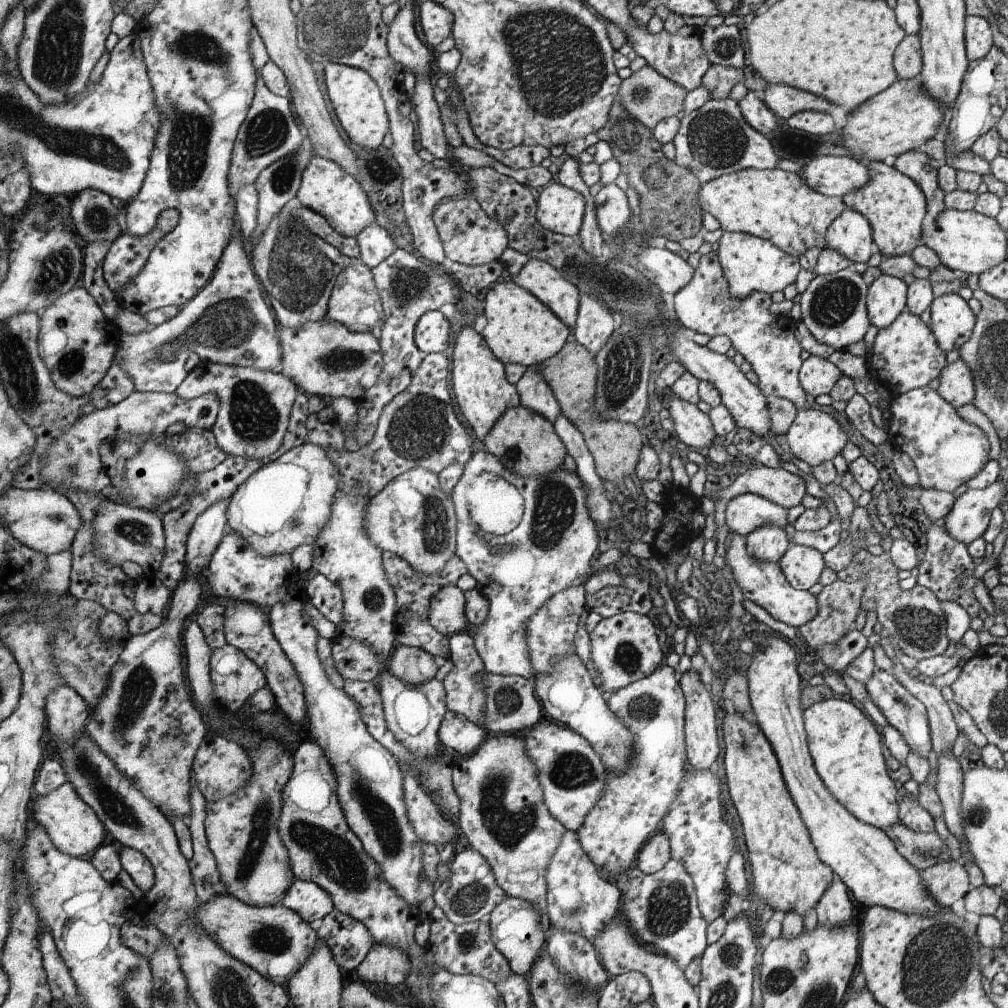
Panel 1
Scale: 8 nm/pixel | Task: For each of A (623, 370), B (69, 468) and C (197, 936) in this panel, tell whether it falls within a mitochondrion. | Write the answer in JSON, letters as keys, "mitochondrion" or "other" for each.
{"A":"mitochondrion","B":"mitochondrion","C":"other"}

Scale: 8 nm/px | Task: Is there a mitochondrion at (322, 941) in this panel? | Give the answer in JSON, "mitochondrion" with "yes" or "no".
{"mitochondrion":"no"}

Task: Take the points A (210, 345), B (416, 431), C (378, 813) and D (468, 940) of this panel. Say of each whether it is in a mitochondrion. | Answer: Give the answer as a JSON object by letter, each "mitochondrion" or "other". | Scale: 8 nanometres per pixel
{"A":"mitochondrion","B":"mitochondrion","C":"mitochondrion","D":"mitochondrion"}

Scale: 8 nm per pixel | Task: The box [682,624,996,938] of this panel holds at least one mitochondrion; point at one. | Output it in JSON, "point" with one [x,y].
{"point":[928,851]}

